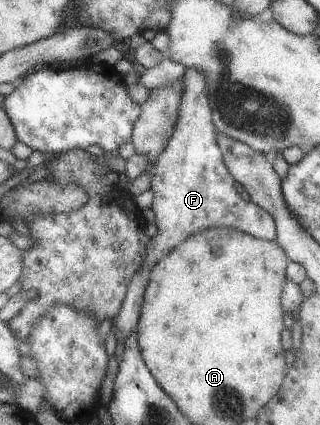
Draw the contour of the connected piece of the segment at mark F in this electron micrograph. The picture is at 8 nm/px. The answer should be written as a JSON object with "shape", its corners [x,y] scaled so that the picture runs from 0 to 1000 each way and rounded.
{"shape":[[[581,162],[572,172],[572,224],[559,242],[559,271],[547,304],[528,322],[503,365],[484,374],[466,447],[475,456],[469,492],[481,506],[484,553],[453,576],[453,600],[441,605],[441,628],[403,656],[391,704],[378,713],[350,765],[359,769],[359,795],[391,793],[425,774],[441,732],[444,699],[453,685],[453,656],[466,652],[472,628],[566,572],[591,553],[609,553],[634,539],[728,539],[747,548],[784,553],[791,562],[850,567],[859,562],[859,529],[850,513],[822,492],[784,473],[759,473],[728,416],[697,388],[691,351],[678,346],[659,261],[647,242],[647,200],[628,167]]]}

